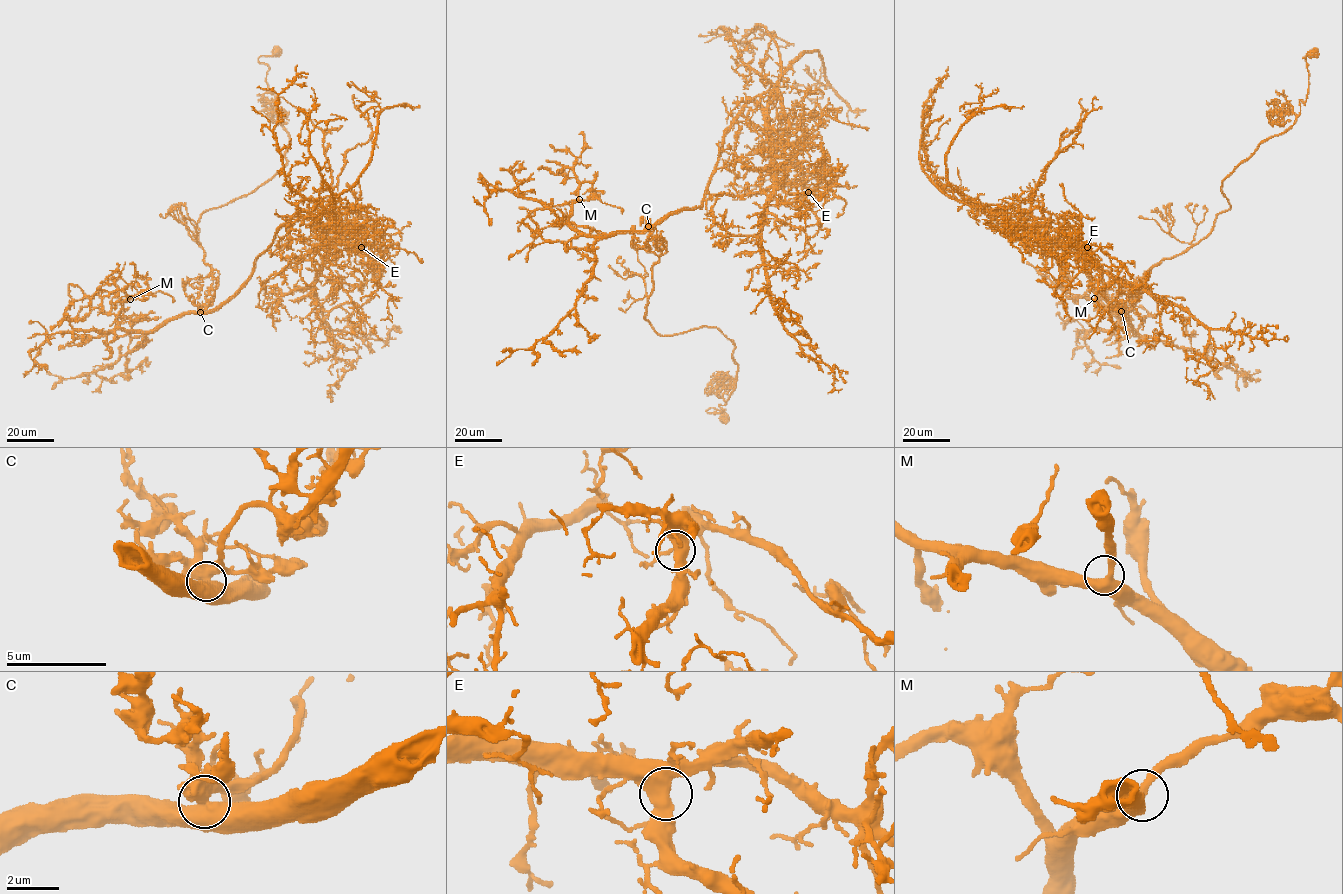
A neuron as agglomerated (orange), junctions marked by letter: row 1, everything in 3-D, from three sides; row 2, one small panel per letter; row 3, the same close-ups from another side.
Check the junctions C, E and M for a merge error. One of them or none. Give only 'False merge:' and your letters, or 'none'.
False merge: C

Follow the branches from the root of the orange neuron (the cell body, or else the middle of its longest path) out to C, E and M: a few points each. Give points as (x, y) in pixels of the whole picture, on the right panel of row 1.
C: (1313, 53), (1303, 57), (1308, 93), (1296, 121), (1222, 181), (1231, 208), (1205, 237), (1158, 263), (1121, 310)
E: (1313, 53), (1296, 121), (1222, 181), (1231, 208), (1158, 263), (1122, 310), (1095, 261), (997, 211), (1087, 247)
M: (1313, 53), (1296, 121), (1222, 181), (1231, 208), (1213, 229), (1151, 269), (1123, 306), (1130, 330), (1094, 298)

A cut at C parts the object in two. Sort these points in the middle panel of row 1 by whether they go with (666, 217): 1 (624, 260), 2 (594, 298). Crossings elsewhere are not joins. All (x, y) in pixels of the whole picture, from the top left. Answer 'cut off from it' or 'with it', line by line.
1: cut off from it
2: with it

